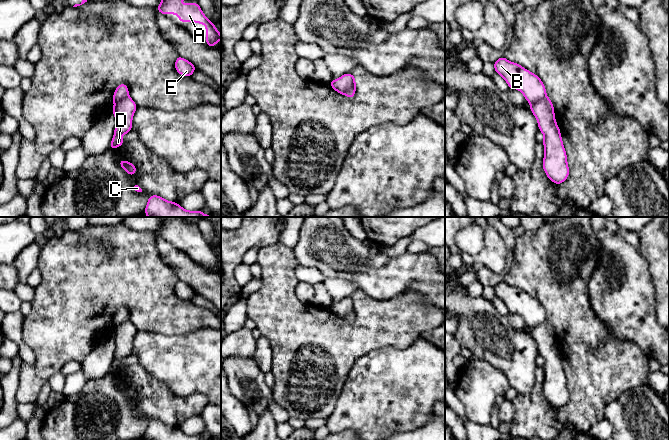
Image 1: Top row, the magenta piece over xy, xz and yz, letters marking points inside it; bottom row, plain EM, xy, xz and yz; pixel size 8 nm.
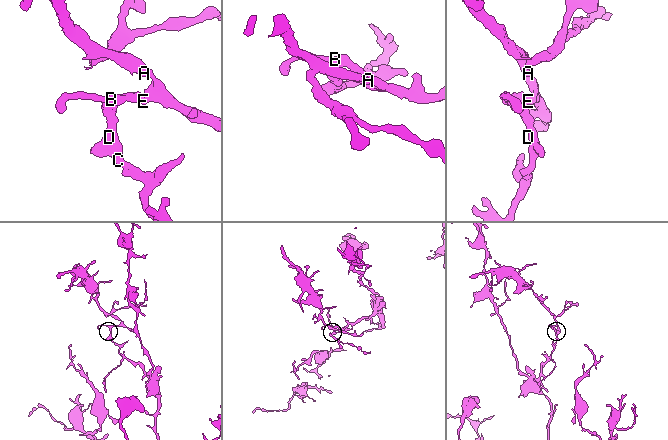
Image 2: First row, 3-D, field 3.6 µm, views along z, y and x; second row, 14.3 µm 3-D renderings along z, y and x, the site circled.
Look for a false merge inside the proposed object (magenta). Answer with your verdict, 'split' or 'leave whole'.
split

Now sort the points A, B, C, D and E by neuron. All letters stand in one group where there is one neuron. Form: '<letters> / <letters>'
A B E / C D

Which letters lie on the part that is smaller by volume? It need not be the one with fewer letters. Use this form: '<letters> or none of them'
A, B, E

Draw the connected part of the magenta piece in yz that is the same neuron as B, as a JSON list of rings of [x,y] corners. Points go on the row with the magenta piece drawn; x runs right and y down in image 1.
[[[501,56],[494,62],[494,68],[505,79],[509,88],[520,90],[530,104],[546,97],[546,89],[540,78],[521,65]]]

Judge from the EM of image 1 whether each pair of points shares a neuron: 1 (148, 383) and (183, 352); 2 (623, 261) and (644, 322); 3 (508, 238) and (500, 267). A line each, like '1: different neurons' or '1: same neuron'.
1: different neurons
2: same neuron
3: different neurons

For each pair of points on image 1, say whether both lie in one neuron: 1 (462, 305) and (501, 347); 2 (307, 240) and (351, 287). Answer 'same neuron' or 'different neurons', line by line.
1: same neuron
2: different neurons

